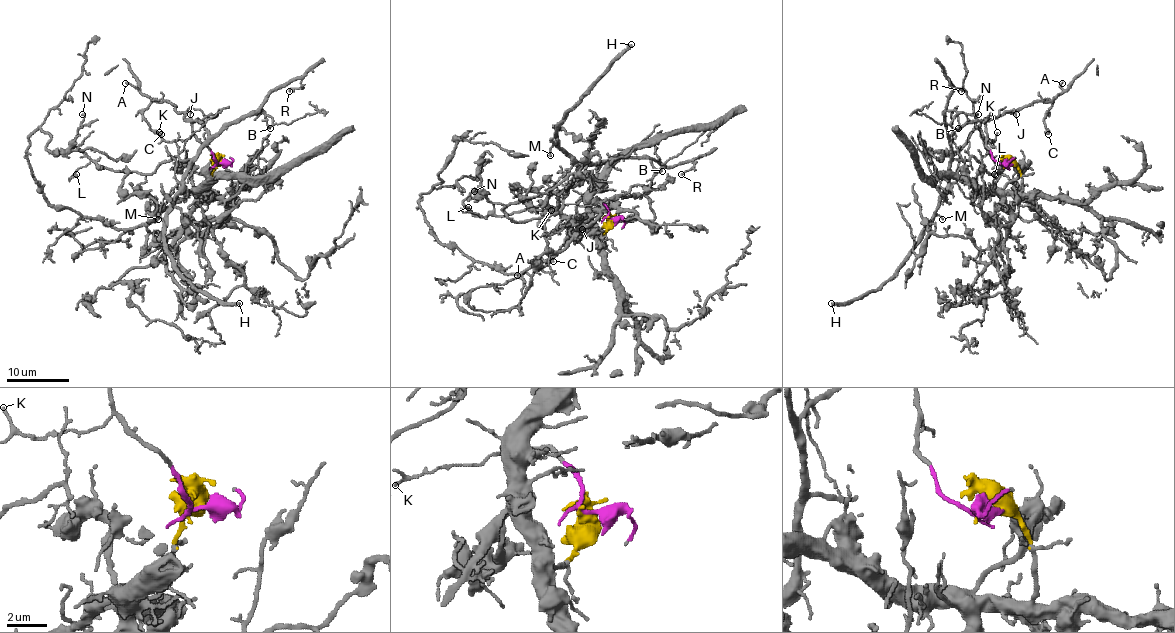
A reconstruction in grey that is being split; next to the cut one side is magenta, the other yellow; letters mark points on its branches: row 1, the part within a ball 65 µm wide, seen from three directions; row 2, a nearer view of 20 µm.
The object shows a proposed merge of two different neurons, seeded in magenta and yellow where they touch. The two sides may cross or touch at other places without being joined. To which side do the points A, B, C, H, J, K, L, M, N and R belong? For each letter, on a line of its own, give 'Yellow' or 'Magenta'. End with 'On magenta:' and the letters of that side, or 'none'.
A: Magenta
B: Magenta
C: Magenta
H: Magenta
J: Magenta
K: Magenta
L: Magenta
M: Magenta
N: Magenta
R: Magenta
On magenta: A, B, C, H, J, K, L, M, N, R

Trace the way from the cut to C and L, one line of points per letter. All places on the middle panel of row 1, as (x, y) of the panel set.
C: (609, 217), (608, 208), (597, 199), (581, 199), (560, 251), (541, 265), (535, 259), (554, 261)
L: (609, 217), (597, 199), (585, 199), (600, 163), (583, 166), (543, 203), (504, 216), (462, 211), (468, 207)

